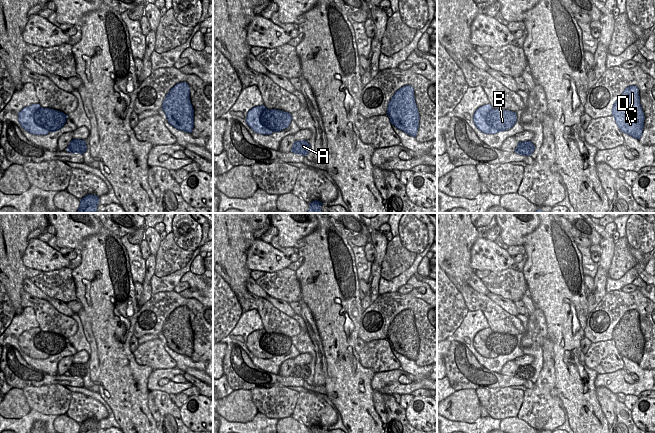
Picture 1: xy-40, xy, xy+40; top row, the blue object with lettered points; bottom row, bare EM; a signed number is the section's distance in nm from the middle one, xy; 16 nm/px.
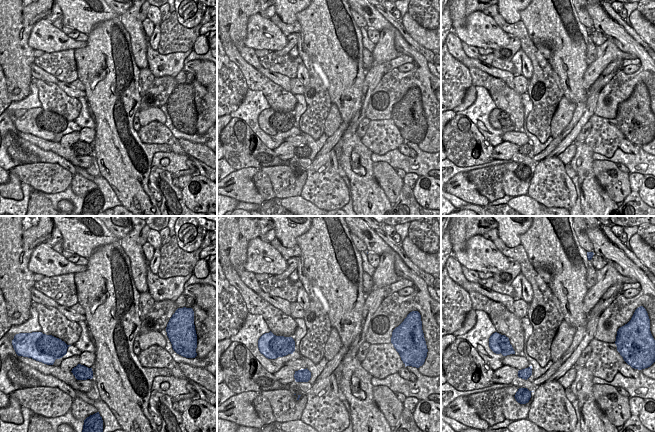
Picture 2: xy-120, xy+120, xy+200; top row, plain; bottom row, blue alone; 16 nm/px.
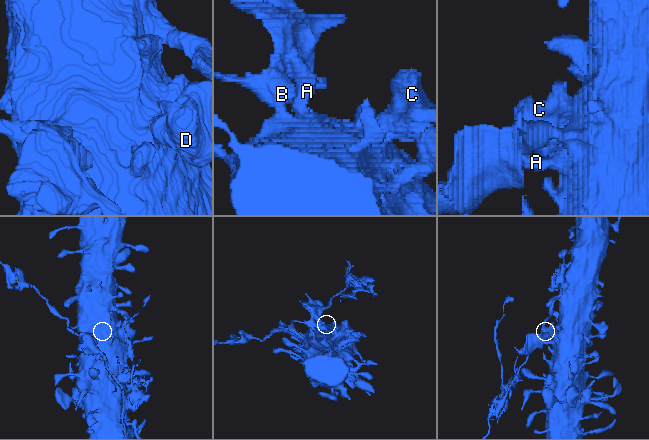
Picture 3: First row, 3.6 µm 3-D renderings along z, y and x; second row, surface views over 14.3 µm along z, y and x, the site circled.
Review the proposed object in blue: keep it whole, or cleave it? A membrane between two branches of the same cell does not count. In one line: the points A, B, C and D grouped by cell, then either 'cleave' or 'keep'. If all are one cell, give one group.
A / B C D; cleave

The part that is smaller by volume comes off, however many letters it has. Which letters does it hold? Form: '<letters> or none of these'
A

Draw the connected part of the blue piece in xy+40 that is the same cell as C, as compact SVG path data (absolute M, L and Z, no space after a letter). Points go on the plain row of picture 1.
M637 310L625 312L612 331L612 340L621 356L638 364L641 362L645 340Z

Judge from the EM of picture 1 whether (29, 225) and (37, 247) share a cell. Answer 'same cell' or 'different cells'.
different cells

